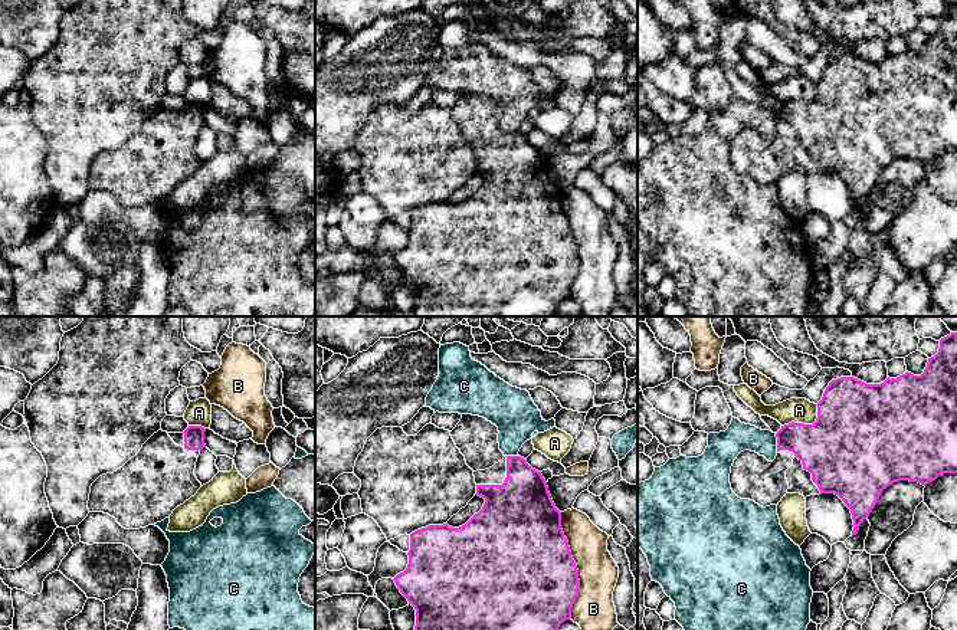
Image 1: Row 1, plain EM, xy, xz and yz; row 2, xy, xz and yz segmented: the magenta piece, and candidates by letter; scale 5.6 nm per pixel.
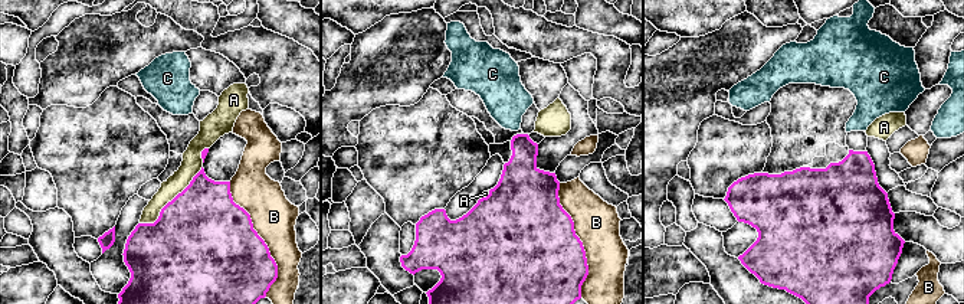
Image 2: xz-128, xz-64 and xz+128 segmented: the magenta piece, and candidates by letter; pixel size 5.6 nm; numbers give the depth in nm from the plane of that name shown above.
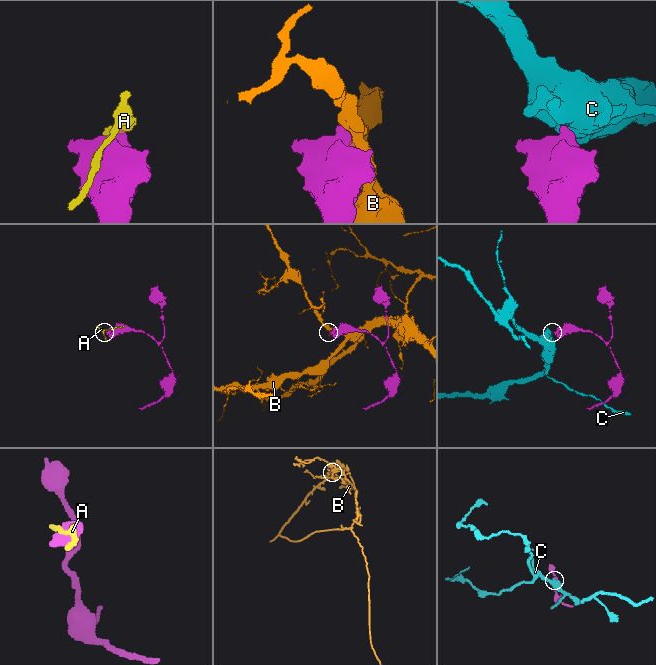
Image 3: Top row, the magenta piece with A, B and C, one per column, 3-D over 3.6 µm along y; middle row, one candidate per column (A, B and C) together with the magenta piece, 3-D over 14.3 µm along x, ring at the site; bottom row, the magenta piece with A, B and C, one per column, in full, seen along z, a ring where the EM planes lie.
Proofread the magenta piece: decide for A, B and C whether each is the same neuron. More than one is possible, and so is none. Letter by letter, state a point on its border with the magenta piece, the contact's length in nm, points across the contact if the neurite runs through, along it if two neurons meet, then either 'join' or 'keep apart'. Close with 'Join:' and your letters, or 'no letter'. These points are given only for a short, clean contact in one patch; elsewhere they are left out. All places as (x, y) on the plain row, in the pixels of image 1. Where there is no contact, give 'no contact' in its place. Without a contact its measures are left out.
A: meets magenta in yz at (806, 102); contact 240 nm long; keep apart
B: meets magenta in xz at (576, 243); contact 600 nm long; keep apart
C: meets magenta in yz at (777, 120); contact 100 nm long; border along yz (774, 111), (777, 127); keep apart
Join: no letter

